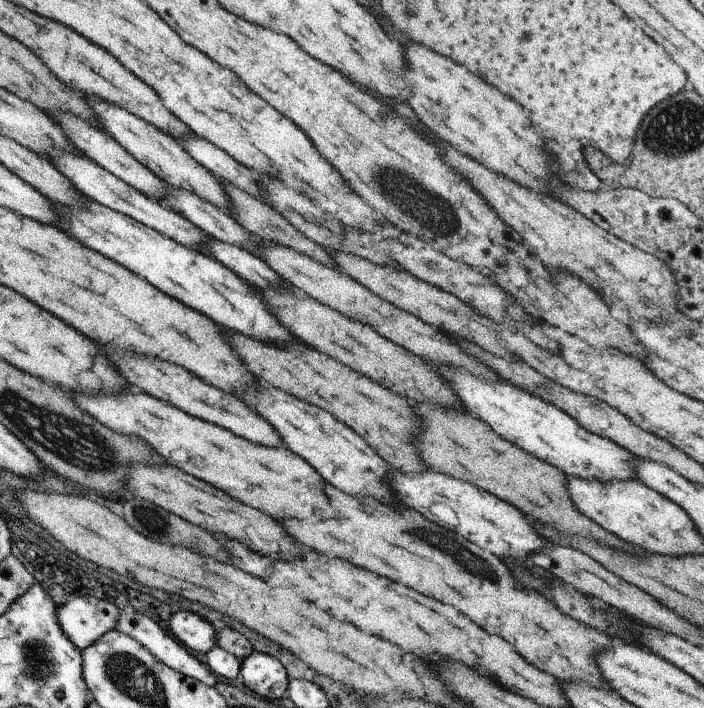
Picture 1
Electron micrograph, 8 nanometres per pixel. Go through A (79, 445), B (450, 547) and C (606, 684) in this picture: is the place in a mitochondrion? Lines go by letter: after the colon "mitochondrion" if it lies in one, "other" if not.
A: mitochondrion
B: mitochondrion
C: other

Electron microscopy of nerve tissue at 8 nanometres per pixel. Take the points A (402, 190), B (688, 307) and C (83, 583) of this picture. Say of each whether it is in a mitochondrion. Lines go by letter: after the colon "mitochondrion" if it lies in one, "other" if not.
A: mitochondrion
B: other
C: other

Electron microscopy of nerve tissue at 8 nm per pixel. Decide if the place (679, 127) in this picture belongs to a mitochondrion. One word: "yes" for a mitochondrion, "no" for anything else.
yes

